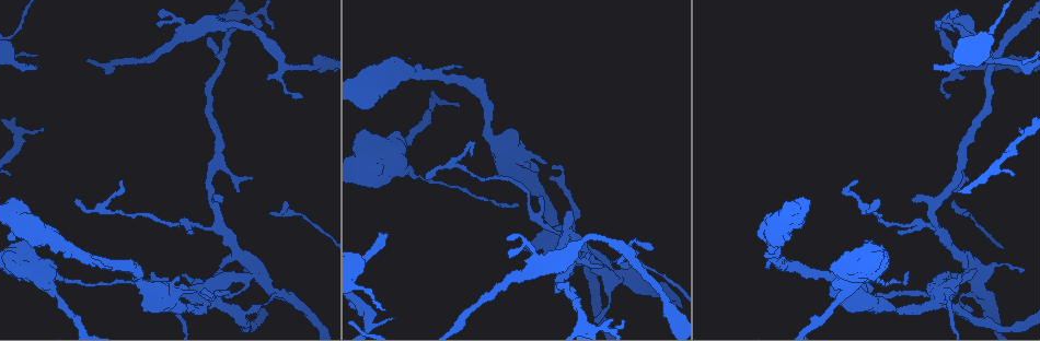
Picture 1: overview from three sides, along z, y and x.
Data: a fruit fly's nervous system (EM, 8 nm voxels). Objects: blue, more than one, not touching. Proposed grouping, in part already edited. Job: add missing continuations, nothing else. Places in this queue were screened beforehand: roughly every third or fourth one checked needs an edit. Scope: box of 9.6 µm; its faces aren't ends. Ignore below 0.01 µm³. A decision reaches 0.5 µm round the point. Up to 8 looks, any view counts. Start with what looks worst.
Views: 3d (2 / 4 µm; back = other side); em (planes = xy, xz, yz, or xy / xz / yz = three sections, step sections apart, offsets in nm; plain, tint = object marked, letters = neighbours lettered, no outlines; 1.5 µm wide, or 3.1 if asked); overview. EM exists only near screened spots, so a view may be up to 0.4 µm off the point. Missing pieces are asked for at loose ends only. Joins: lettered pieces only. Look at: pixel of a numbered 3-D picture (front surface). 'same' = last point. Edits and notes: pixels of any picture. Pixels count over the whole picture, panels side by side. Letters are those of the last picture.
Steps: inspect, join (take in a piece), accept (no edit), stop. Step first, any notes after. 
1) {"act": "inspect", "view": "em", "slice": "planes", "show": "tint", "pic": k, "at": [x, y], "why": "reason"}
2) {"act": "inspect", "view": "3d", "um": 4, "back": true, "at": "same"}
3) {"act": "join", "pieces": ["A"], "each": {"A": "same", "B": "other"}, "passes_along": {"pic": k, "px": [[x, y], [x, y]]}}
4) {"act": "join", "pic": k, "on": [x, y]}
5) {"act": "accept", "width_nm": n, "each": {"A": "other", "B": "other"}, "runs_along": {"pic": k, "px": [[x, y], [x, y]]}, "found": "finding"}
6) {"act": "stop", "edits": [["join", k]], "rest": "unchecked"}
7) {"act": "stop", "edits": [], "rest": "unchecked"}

{"act": "inspect", "view": "em", "slice": "planes", "show": "letters", "pic": 1, "at": [37, 68], "why": "an open end"}

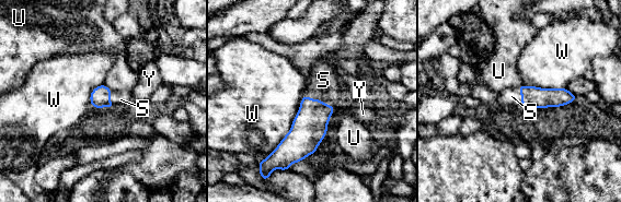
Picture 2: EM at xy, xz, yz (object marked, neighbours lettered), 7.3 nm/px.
{"act": "join", "pieces": ["S"], "each": {"S": "same", "U": "other", "W": "other", "Y": "other"}, "passes_along": {"pic": 2, "px": [[309, 128], [319, 99], [323, 80]]}, "found": "it goes on there"}

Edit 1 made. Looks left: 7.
{"act": "inspect", "view": "em", "slice": "planes", "show": "letters", "pic": 1, "at": [1012, 176], "why": "branch stops here"}

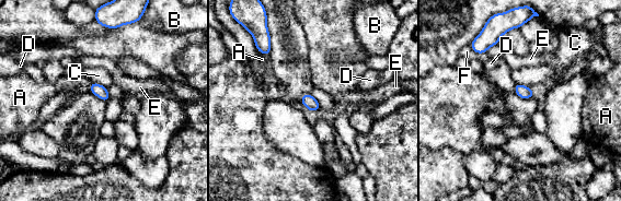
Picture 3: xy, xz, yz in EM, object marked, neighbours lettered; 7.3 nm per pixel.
{"act": "accept", "each": {"A": "other", "B": "other", "C": "other", "D": "other", "E": "other", "F": "other"}, "found": "no lettered piece goes on from it"}

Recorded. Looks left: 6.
{"act": "inspect", "view": "em", "slice": "xy", "step": 8, "show": "letters", "pic": 1, "at": [157, 24], "why": "branch stops here"}

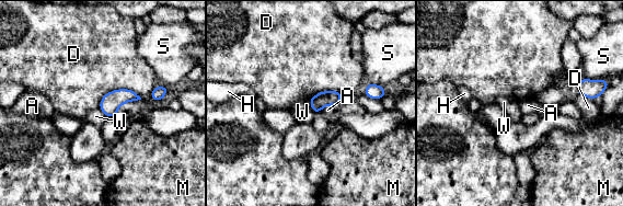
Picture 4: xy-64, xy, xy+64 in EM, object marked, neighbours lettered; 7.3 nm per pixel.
{"act": "inspect", "view": "em", "slice": "planes", "show": "letters", "at": "same", "why": "cut it another way"}

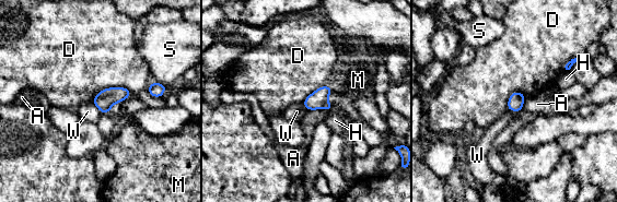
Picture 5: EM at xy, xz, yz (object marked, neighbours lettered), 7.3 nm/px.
{"act": "accept", "width_nm": 120, "each": {"A": "other", "D": "other", "H": "other", "M": "other", "S": "other", "W": "other"}, "border": {"pic": 5, "px": [[523, 109], [508, 110]]}, "found": "no lettered piece goes on from it"}

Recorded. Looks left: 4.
{"act": "stop", "edits": [["join", 2]], "rest": "unchecked"}

